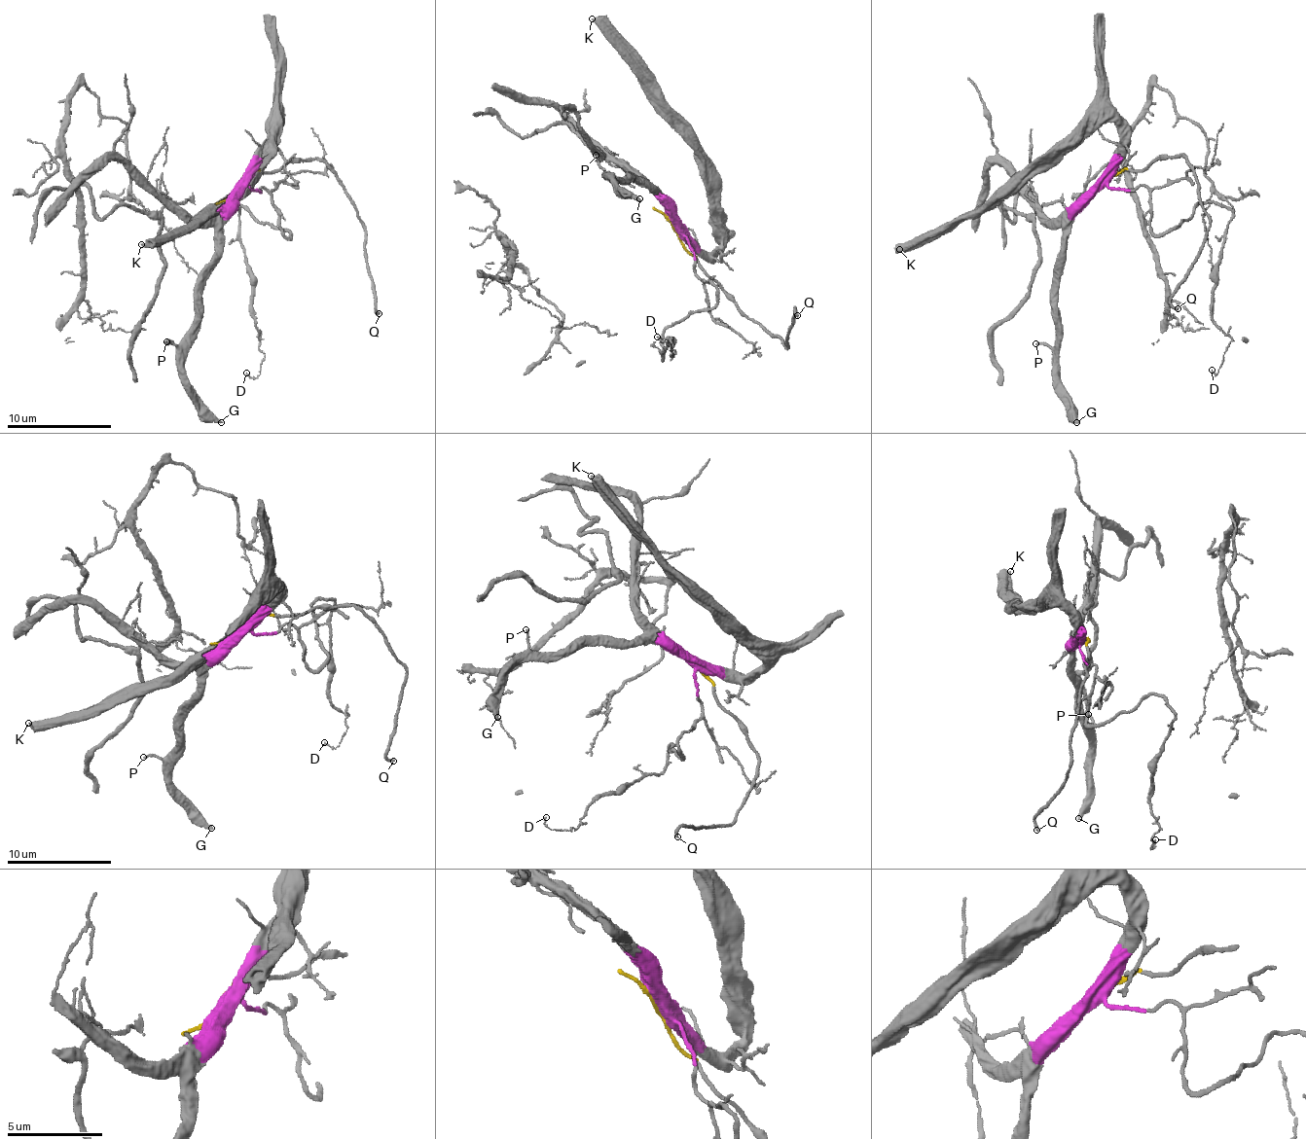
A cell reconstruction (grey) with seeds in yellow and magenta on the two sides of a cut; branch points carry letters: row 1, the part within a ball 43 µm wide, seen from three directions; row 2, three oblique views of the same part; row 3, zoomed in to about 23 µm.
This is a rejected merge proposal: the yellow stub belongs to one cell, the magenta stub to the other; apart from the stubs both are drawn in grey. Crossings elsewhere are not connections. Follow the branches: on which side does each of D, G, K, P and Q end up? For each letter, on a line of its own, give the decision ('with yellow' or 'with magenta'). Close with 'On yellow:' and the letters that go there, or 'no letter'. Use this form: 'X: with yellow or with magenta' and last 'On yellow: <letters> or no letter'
D: with magenta
G: with magenta
K: with magenta
P: with magenta
Q: with yellow
On yellow: Q

